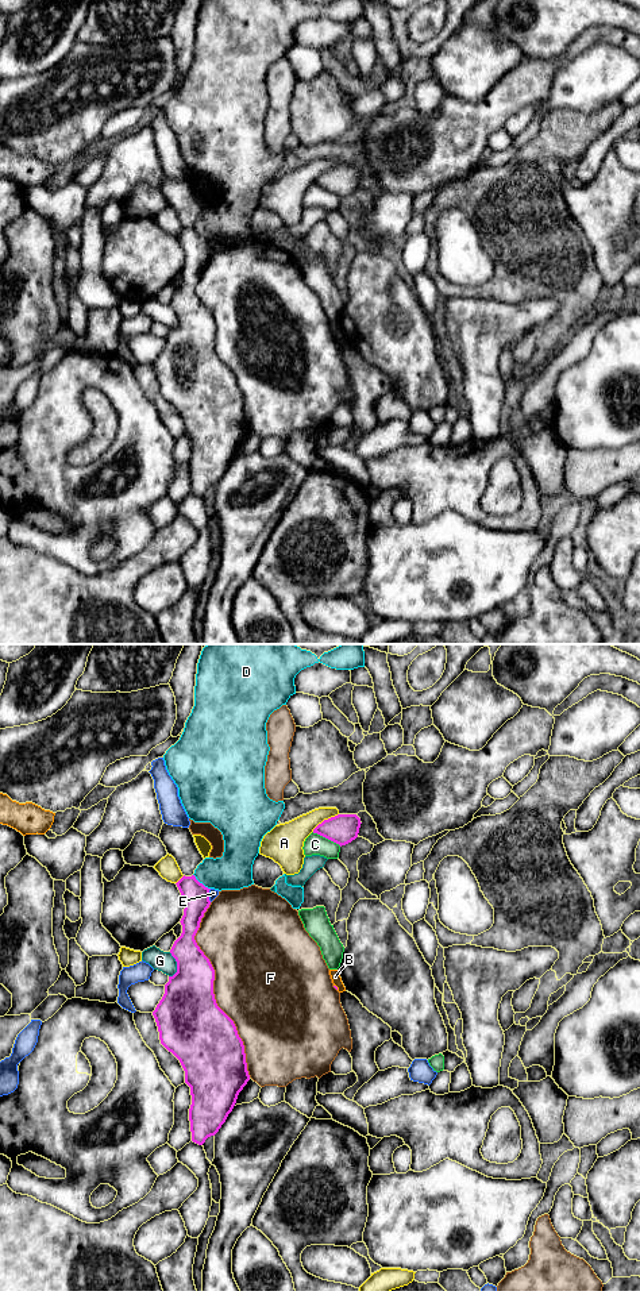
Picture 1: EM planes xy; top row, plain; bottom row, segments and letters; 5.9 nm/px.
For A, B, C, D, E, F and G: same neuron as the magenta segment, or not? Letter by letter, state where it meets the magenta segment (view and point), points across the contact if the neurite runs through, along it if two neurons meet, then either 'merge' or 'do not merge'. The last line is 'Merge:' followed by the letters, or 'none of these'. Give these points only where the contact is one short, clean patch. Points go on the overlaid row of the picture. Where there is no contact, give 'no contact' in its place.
A: xy (324, 820) | do not merge
B: xy (336, 987) | along xy (334, 985), (338, 989) | do not merge
C: xy (327, 837) | do not merge
D: xy (201, 883) | do not merge
E: xy (208, 896) | do not merge
F: xy (212, 990) | do not merge
G: xy (177, 964) | do not merge
Merge: none of these

